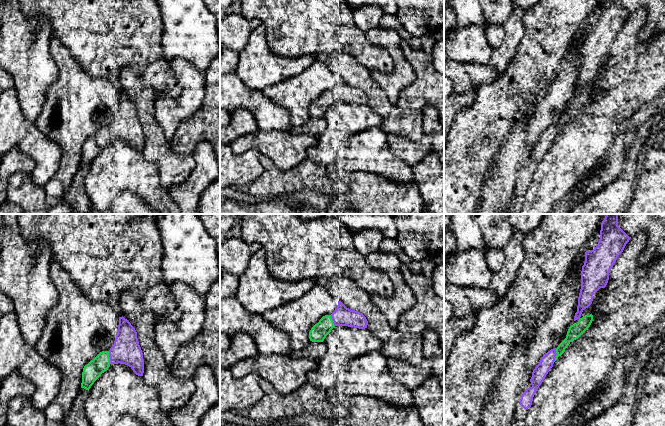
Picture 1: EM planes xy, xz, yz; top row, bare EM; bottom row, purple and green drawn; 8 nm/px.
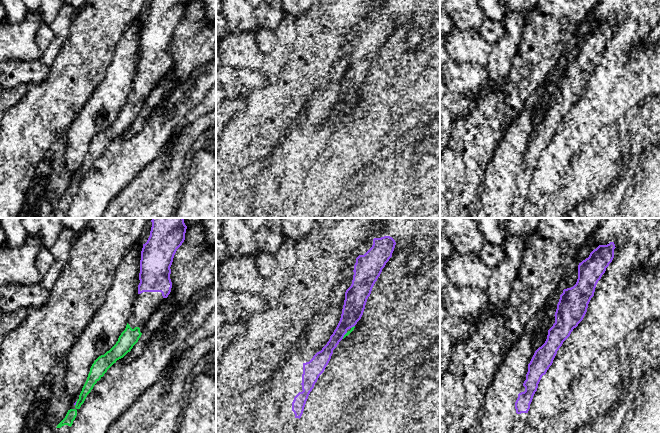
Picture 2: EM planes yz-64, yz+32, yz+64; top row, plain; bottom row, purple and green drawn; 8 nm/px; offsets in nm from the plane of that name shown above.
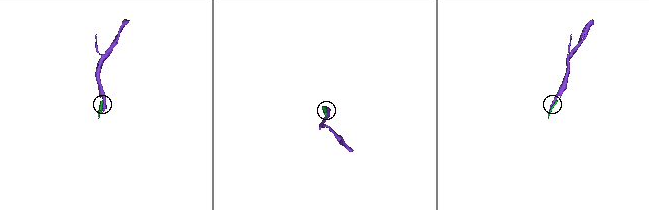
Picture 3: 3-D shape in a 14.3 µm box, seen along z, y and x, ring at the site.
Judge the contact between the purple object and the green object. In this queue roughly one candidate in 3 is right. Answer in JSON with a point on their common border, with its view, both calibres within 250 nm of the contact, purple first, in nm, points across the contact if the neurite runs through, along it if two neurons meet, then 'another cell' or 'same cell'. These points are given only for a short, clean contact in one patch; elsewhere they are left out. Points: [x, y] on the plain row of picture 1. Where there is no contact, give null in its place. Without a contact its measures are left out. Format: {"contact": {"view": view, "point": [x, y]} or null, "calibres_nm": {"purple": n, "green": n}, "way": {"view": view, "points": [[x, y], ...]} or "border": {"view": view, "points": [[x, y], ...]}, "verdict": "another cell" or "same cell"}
{"contact": {"view": "yz", "point": [556, 130]}, "calibres_nm": {"purple": 110, "green": 110}, "verdict": "same cell"}

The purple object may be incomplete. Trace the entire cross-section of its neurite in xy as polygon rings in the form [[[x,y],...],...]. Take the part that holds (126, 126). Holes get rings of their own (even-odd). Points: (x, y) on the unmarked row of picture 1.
[[[123,92],[119,93],[117,111],[110,126],[100,128],[84,142],[81,164],[89,167],[94,158],[108,146],[111,140],[118,139],[128,141],[136,151],[143,152],[144,135],[137,108]]]

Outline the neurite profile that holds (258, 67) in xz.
[[[261,24],[249,36],[246,47],[239,53],[235,74],[250,90],[266,87],[299,75],[314,62],[317,55],[285,58],[275,55],[268,47],[265,26]]]

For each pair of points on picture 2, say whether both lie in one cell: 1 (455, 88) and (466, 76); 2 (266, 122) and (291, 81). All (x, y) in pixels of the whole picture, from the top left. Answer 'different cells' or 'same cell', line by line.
1: same cell
2: same cell

